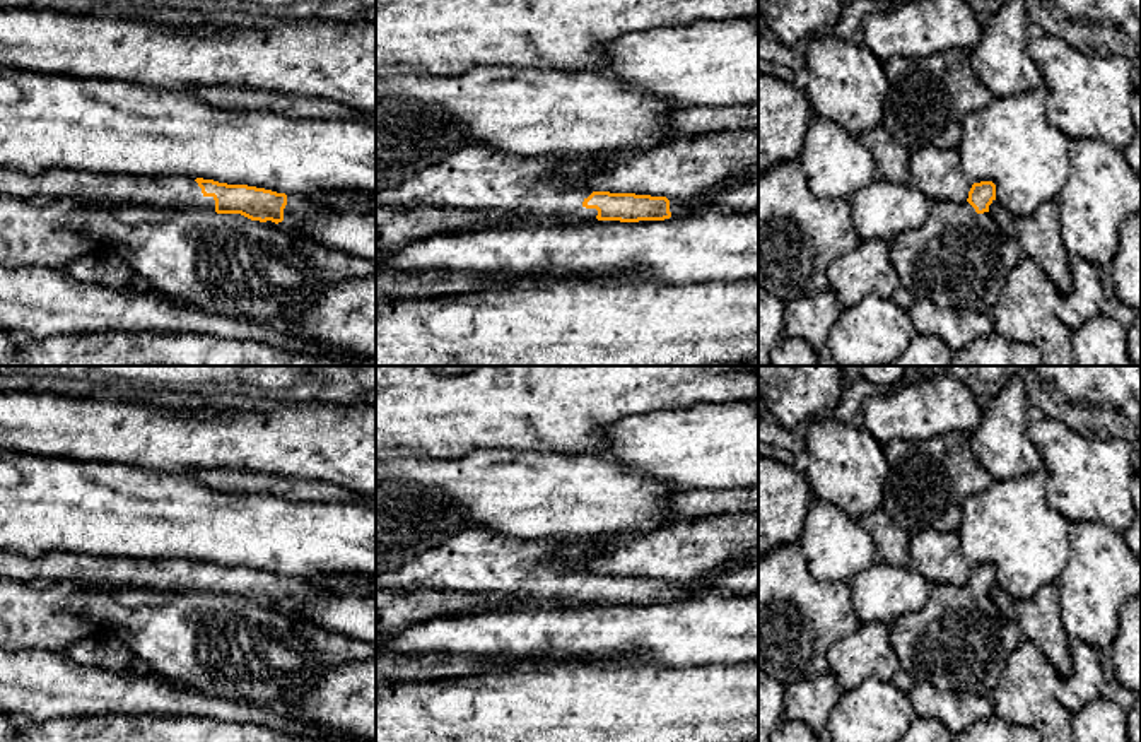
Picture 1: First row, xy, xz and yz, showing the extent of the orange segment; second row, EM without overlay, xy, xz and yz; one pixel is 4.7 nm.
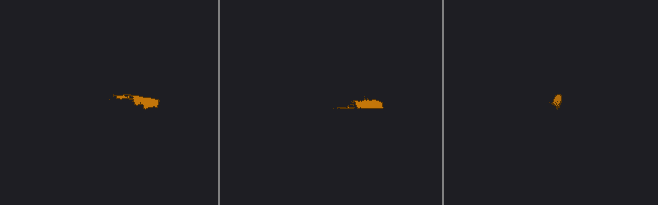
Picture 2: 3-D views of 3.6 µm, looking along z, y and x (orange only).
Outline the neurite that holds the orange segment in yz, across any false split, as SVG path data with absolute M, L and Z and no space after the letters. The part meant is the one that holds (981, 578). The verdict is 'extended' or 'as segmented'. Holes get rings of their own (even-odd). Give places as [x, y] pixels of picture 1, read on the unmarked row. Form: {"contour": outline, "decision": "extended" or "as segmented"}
{"contour": "M992 564L974 566L963 586L933 583L926 605L890 626L890 641L902 668L936 689L991 699L1011 653L1023 641L1020 627L991 600L989 588L994 583Z", "decision": "extended"}

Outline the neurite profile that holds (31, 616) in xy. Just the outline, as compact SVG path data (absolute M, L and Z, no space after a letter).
M0 578L0 648L61 651L97 629L68 607L72 581L20 583Z

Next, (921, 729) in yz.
M916 716L897 742L953 742L953 733L938 720Z

